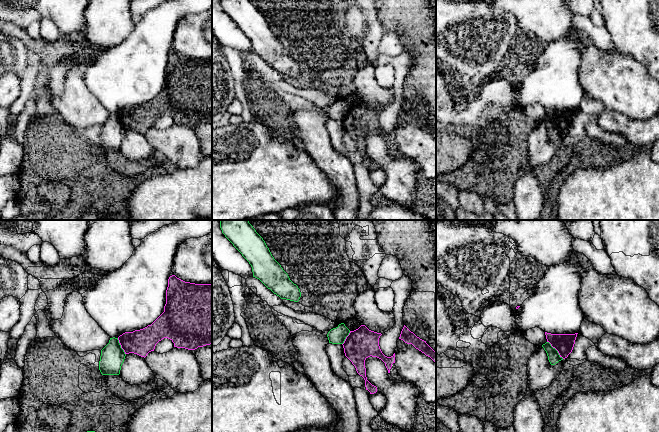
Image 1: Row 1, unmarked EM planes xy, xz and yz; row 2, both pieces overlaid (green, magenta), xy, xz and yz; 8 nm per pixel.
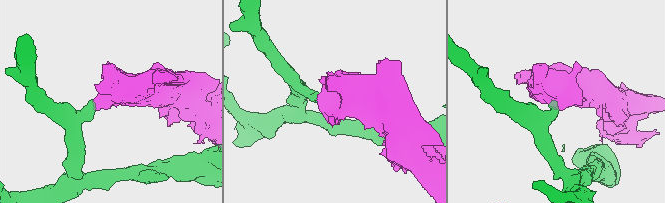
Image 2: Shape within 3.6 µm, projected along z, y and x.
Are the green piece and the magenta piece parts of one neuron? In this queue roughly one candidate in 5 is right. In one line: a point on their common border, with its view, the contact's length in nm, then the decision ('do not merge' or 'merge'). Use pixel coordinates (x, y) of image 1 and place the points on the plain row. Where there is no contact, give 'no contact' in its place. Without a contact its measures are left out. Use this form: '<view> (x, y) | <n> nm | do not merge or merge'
yz (556, 126) | 190 nm | do not merge

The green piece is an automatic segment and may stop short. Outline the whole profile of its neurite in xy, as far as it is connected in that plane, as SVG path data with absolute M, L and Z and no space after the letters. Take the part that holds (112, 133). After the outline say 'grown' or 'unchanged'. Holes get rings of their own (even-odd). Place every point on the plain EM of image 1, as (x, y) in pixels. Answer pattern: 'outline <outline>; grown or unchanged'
outline M110 114L109 119L101 126L99 146L102 151L119 151L125 135L118 114Z; unchanged

